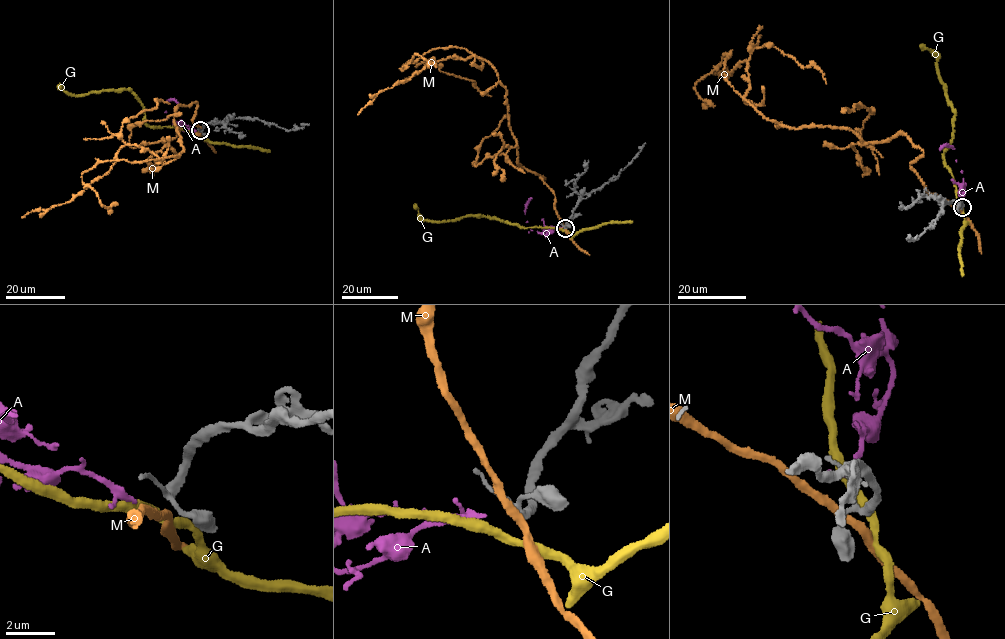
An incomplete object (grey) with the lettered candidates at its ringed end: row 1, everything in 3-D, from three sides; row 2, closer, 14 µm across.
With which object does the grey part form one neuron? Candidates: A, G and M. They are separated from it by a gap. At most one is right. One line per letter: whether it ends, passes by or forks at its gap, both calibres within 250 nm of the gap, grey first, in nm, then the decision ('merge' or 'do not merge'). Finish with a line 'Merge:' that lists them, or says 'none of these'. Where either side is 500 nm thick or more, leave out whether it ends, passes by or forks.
A: it passes by; 240 nm thick on the grey side, 160 nm on the other; do not merge
G: it passes by; 240 nm thick on the grey side, 360 nm on the other; do not merge
M: it passes by; 240 nm thick on the grey side, 320 nm on the other; do not merge
Merge: none of these

